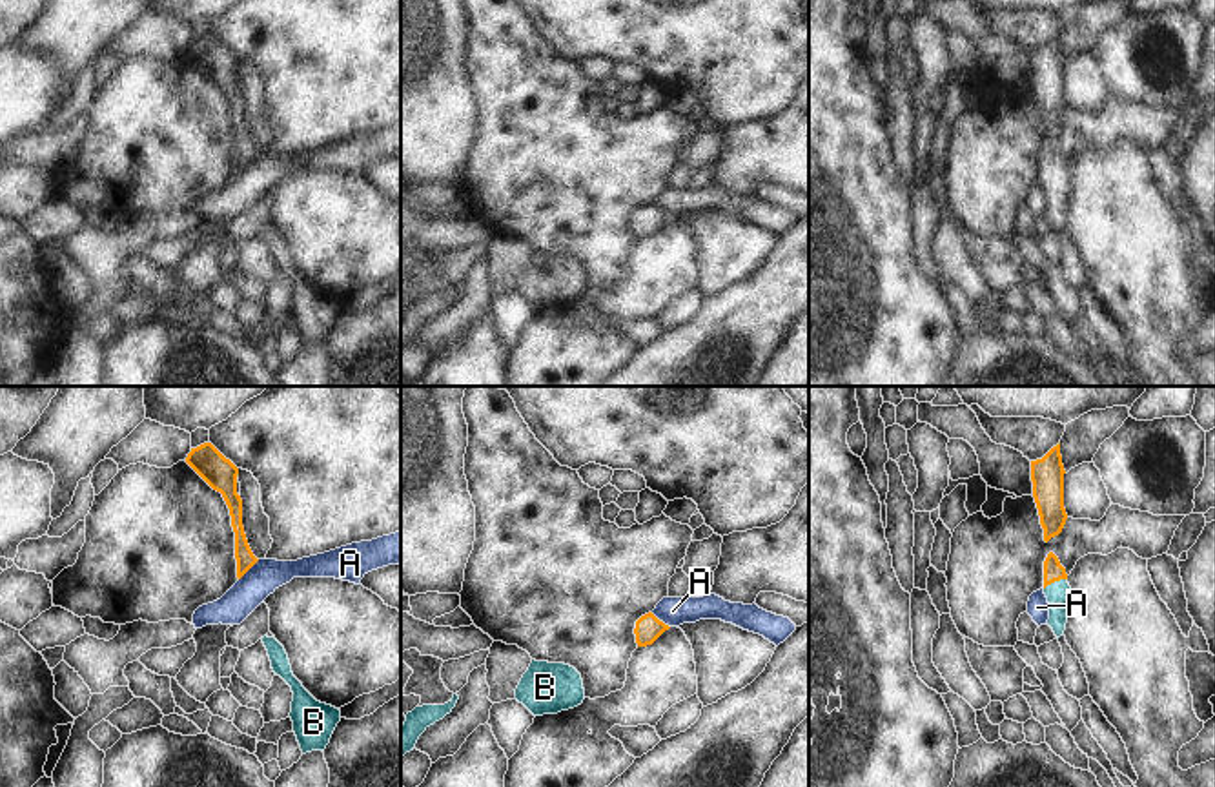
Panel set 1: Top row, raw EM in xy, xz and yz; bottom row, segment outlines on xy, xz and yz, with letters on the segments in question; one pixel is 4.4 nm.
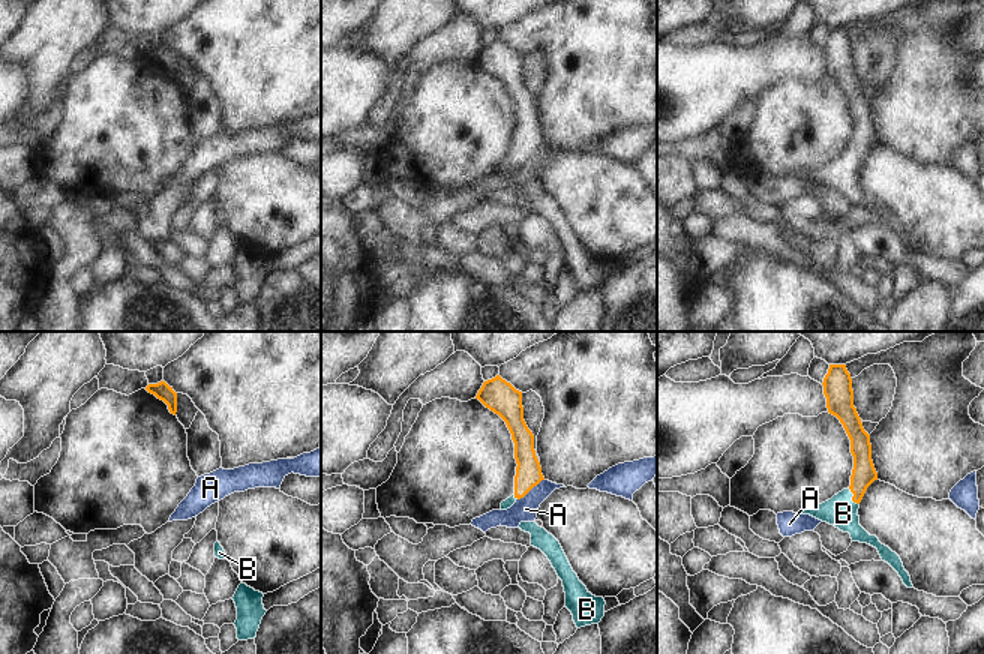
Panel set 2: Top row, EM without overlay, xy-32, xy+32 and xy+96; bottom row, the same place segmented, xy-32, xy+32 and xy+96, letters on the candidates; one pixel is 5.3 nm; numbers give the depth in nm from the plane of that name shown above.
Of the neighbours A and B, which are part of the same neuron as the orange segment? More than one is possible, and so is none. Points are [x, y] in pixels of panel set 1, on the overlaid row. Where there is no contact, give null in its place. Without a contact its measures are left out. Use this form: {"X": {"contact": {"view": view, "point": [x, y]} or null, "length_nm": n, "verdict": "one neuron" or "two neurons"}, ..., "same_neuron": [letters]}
{"A": {"contact": {"view": "xy", "point": [248, 569]}, "length_nm": 130, "verdict": "two neurons"}, "B": {"contact": {"view": "yz", "point": [1055, 580]}, "length_nm": 120, "verdict": "one neuron"}, "same_neuron": ["B"]}

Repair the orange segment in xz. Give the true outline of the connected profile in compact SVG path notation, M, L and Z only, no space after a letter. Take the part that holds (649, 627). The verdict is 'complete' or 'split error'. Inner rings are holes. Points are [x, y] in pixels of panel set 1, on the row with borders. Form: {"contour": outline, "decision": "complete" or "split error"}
{"contour": "M652 612L641 616L634 629L638 647L652 645L669 629L670 627L659 621Z", "decision": "complete"}

